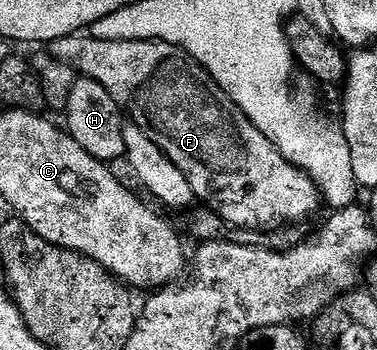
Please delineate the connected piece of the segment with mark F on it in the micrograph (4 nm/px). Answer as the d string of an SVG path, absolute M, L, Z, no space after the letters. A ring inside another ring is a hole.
M77 34L53 40L50 45L50 53L56 60L61 60L63 63L75 68L83 79L93 80L98 82L98 86L104 87L110 93L110 98L114 98L114 102L119 106L121 113L131 123L140 127L164 151L166 158L170 158L170 162L174 162L174 166L178 166L178 170L182 170L182 174L186 174L186 182L190 182L193 197L197 201L203 202L213 212L217 212L224 219L225 225L232 227L233 224L236 230L261 230L260 228L272 230L277 226L296 226L301 223L299 220L304 220L307 216L314 215L319 208L322 208L320 187L301 168L294 166L286 158L282 158L282 154L274 146L274 142L270 142L270 138L266 138L266 134L262 134L262 130L258 130L258 126L254 126L254 122L250 122L250 118L246 118L246 114L242 114L242 110L230 98L230 94L226 94L226 90L222 90L222 86L218 86L218 82L214 82L211 74L186 50L161 40L110 42L109 40L94 38L91 34Z

